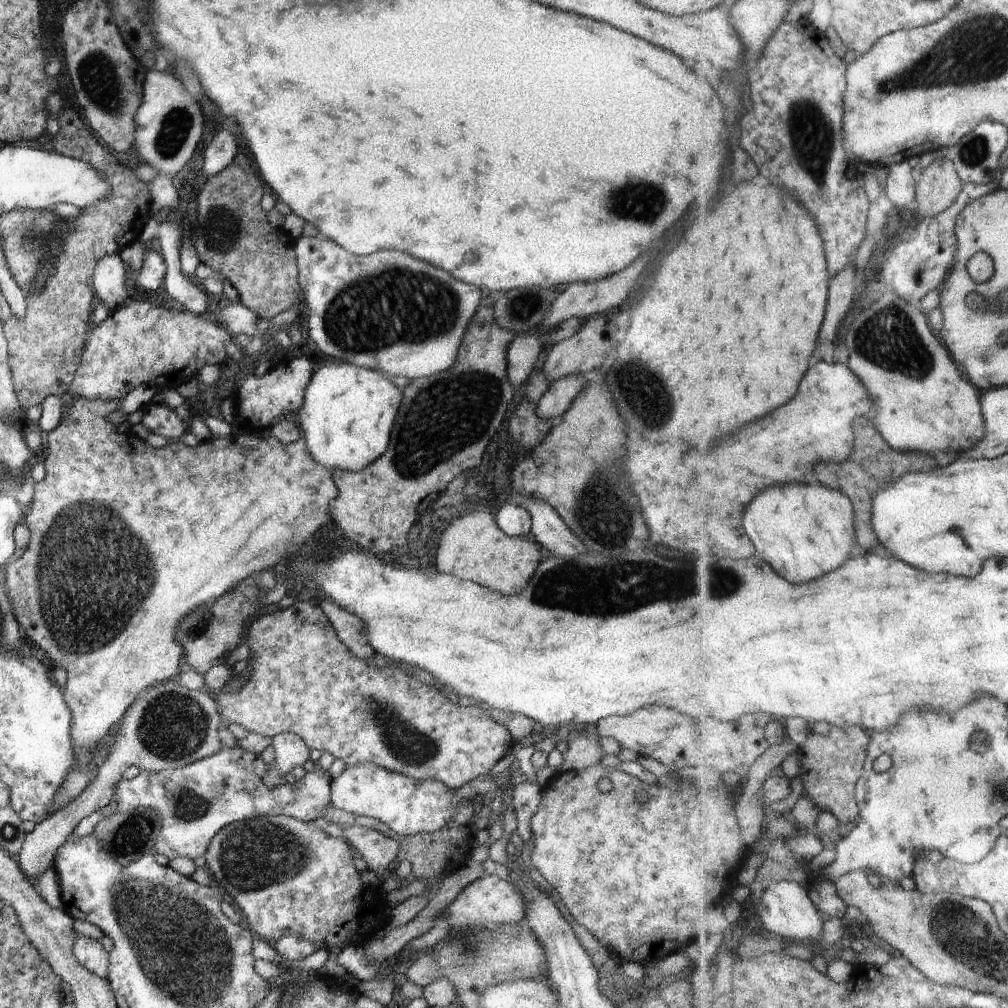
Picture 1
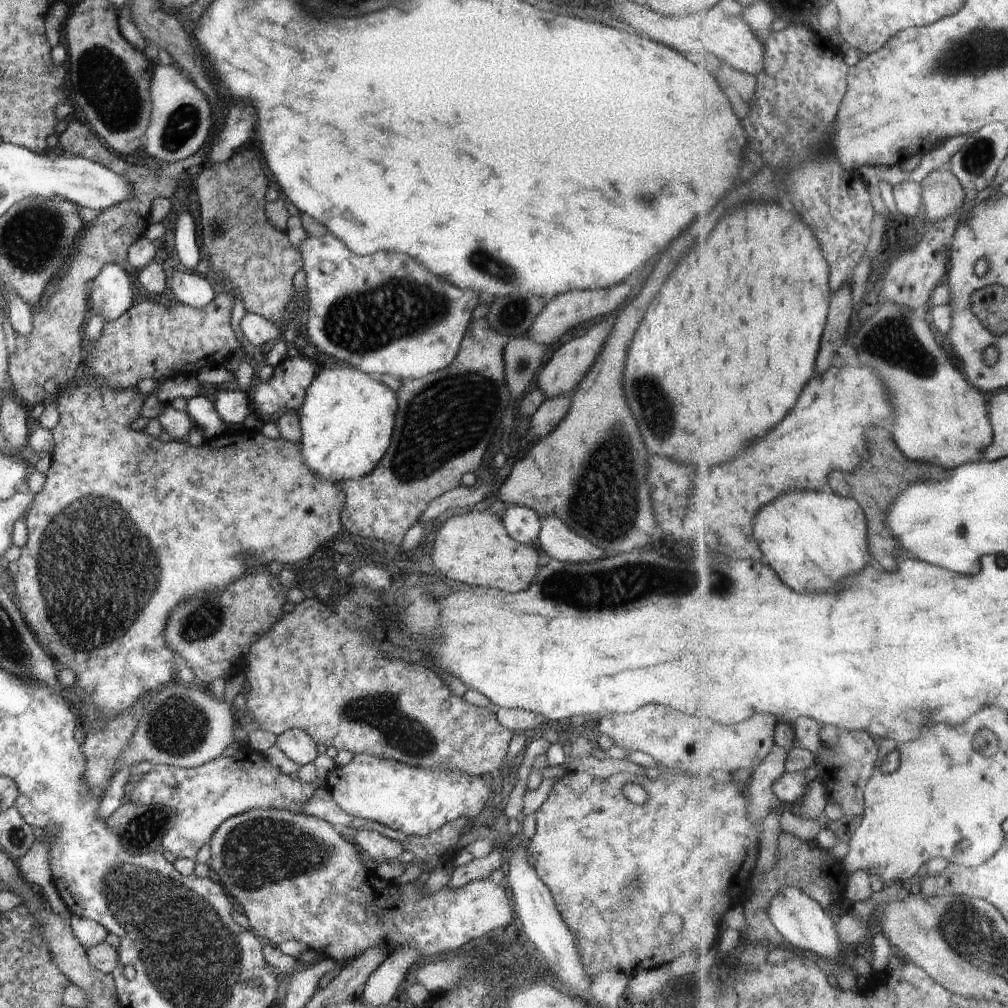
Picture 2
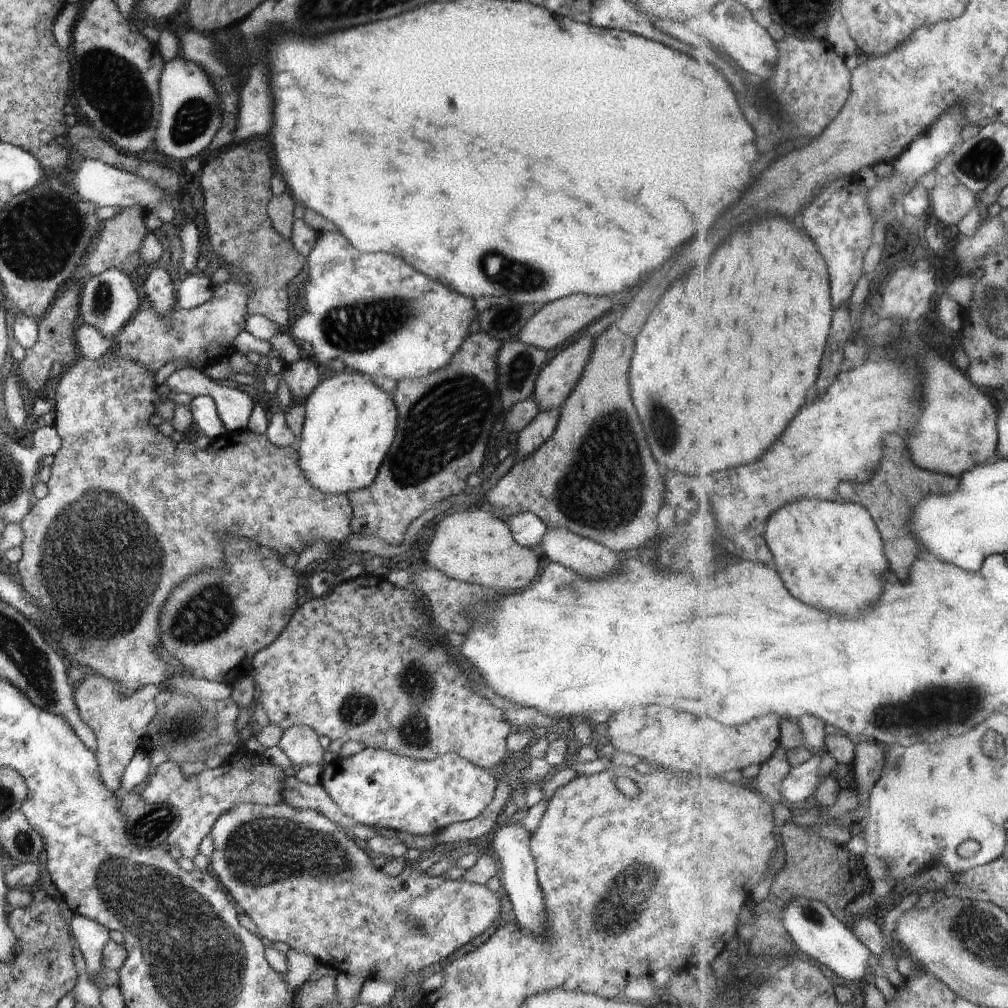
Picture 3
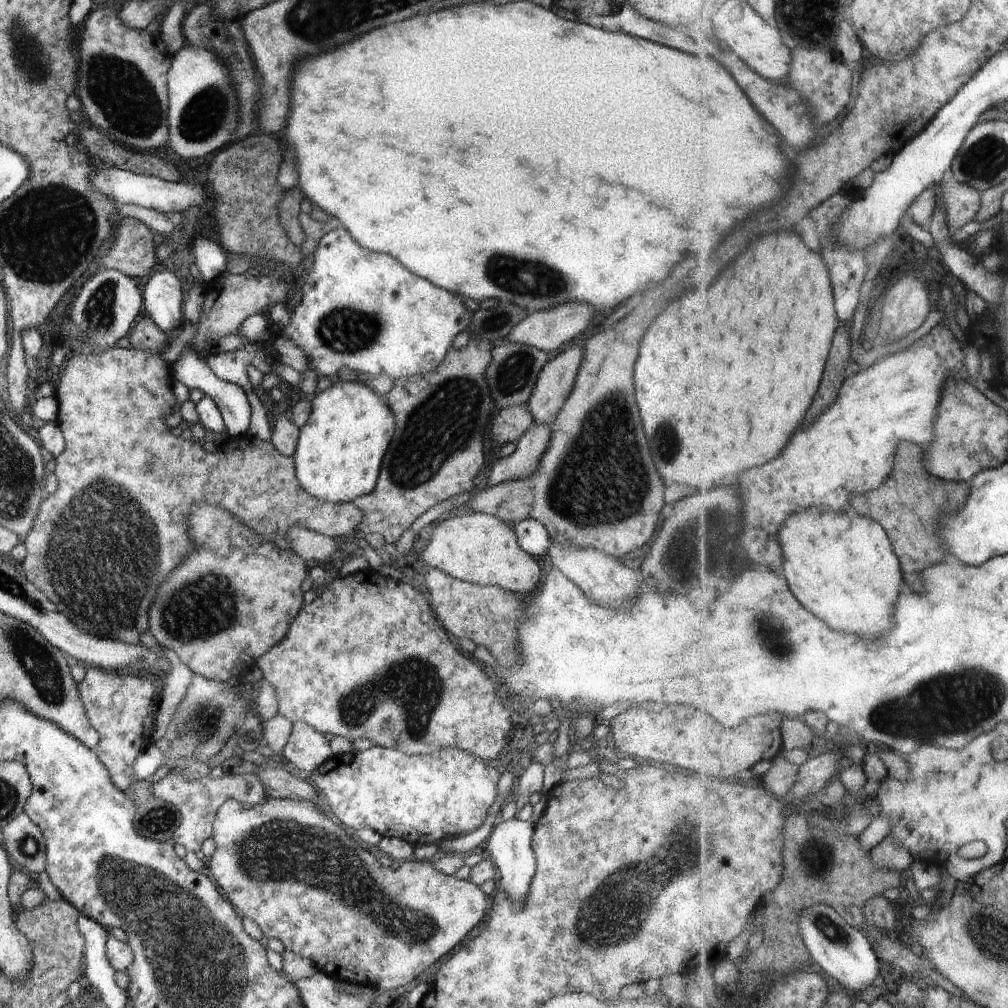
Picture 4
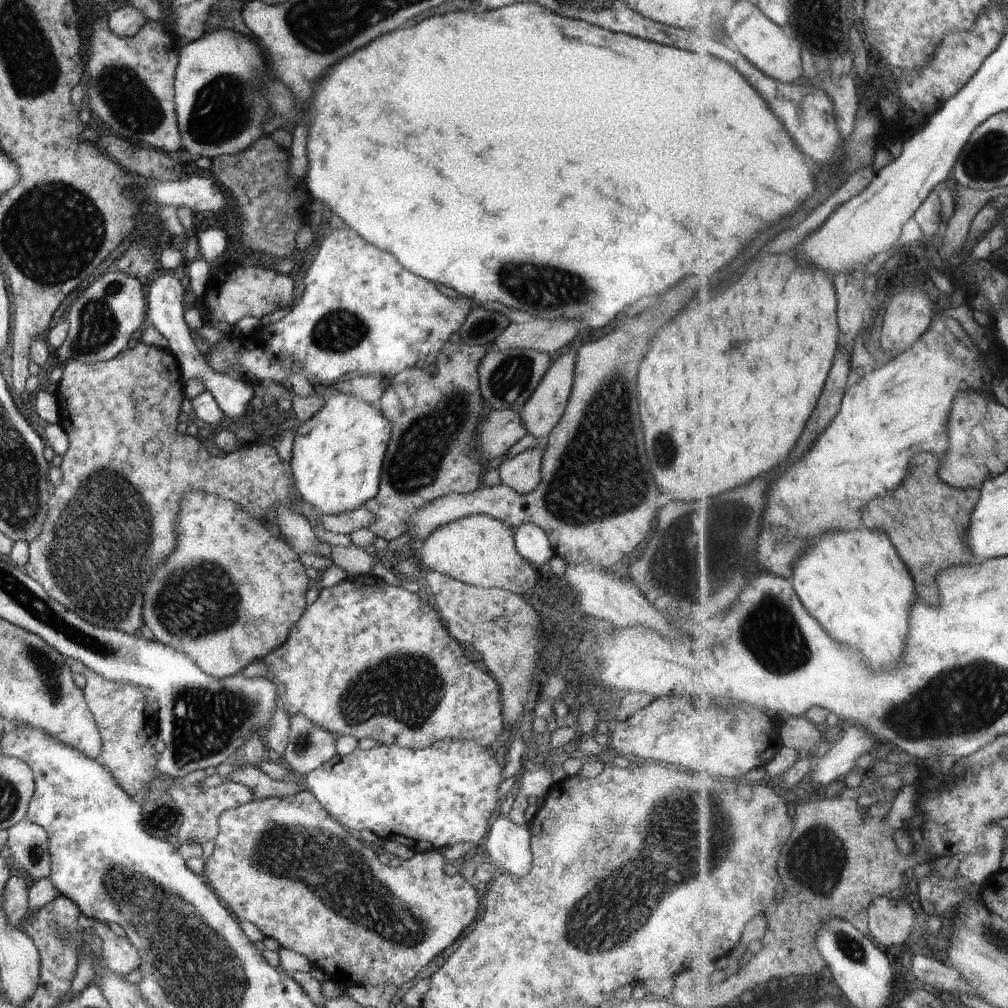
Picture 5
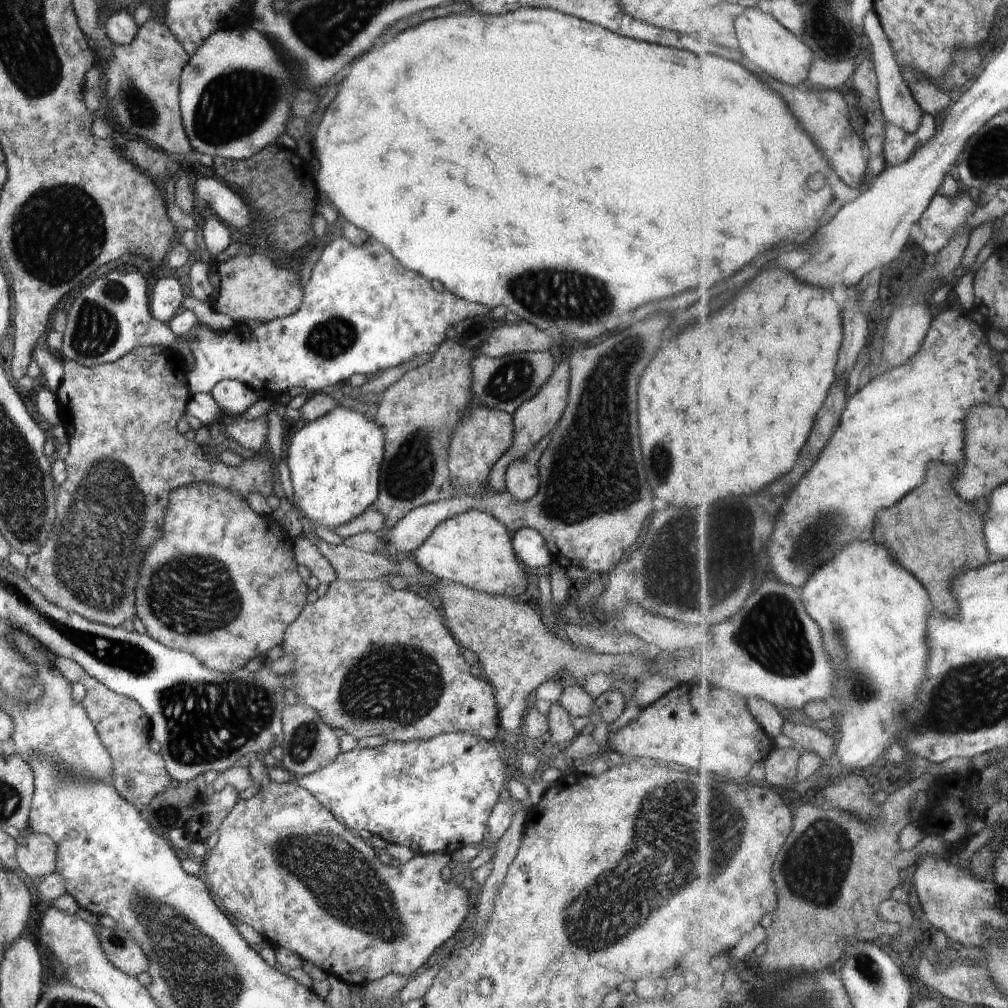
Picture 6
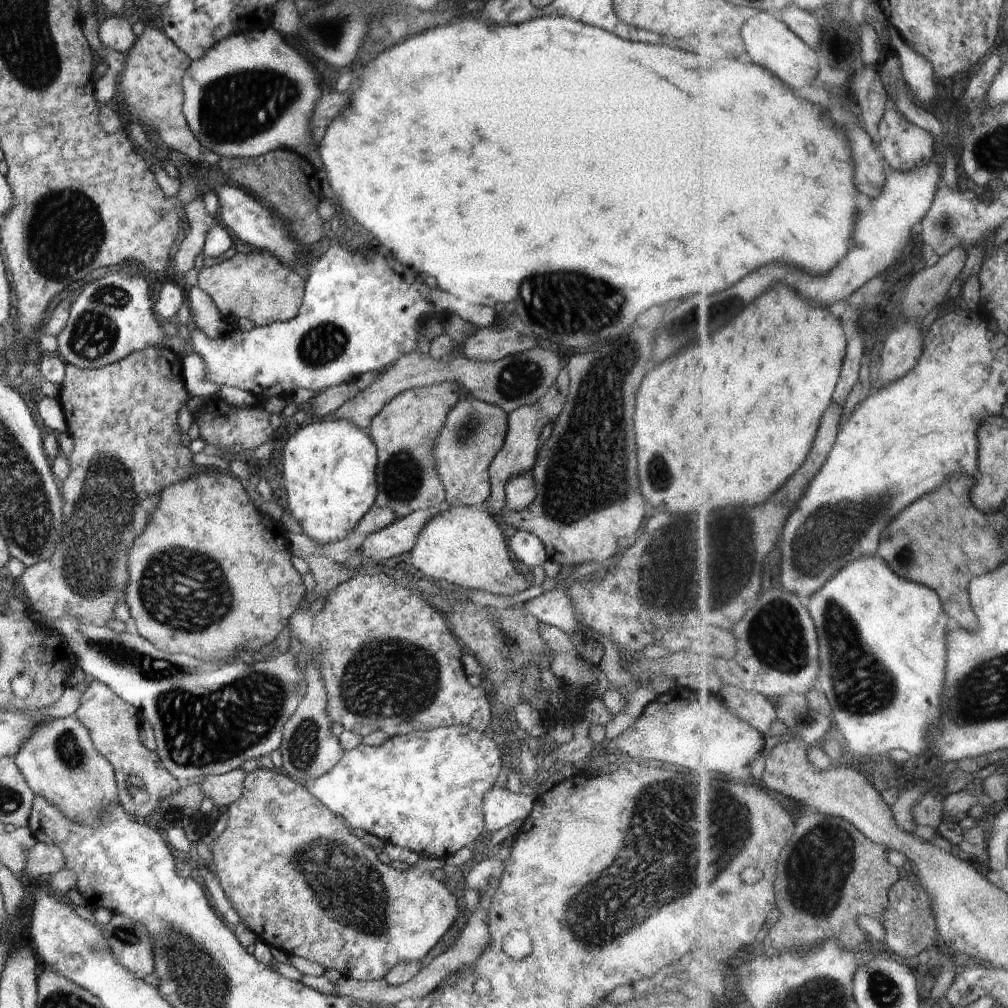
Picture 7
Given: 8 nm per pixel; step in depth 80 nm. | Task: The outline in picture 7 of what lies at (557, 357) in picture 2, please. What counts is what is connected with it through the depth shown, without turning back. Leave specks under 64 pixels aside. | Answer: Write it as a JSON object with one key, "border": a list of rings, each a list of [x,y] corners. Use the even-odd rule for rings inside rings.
{"border":[[[562,368],[557,376],[556,382],[540,400],[532,406],[523,406],[507,414],[508,428],[501,449],[496,453],[489,466],[489,483],[491,491],[484,505],[486,512],[493,517],[501,516],[505,507],[506,483],[516,475],[532,471],[534,462],[538,458],[540,447],[540,432],[543,424],[548,420],[554,420],[562,412],[569,391],[569,374],[566,368]]]}

